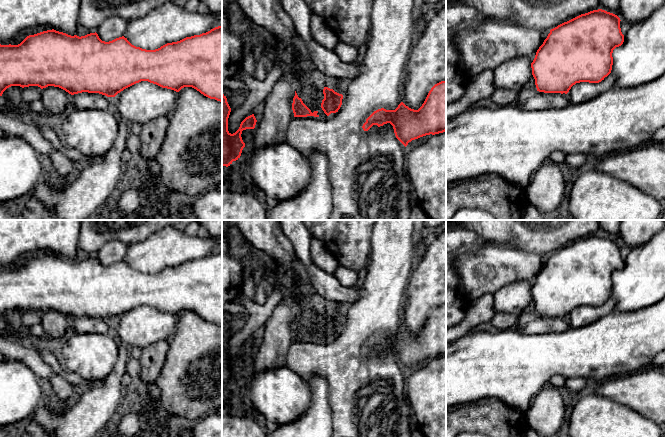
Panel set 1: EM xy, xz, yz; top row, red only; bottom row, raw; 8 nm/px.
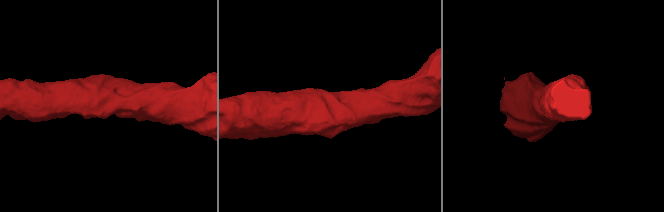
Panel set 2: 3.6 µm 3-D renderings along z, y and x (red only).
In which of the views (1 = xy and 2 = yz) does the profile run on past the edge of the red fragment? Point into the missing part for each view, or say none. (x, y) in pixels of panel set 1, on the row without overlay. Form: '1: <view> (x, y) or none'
1: none
2: none

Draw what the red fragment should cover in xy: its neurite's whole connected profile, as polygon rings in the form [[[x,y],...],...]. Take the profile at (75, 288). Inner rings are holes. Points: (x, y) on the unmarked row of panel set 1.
[[[222,249],[155,274],[136,271],[124,260],[105,266],[96,256],[79,261],[54,253],[29,259],[18,269],[0,268],[0,320],[11,310],[54,310],[71,319],[88,316],[115,321],[141,305],[176,316],[192,311],[222,326]]]

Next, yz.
[[[602,233],[581,238],[550,254],[531,287],[537,315],[565,317],[576,307],[599,307],[612,294],[612,277],[624,266],[620,242]]]

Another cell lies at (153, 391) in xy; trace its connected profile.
[[[154,383],[147,384],[147,393],[150,396],[150,399],[158,404],[160,398],[160,390]]]

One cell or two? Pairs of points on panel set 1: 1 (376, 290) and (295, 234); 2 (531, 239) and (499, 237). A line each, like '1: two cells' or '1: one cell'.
1: two cells
2: one cell

